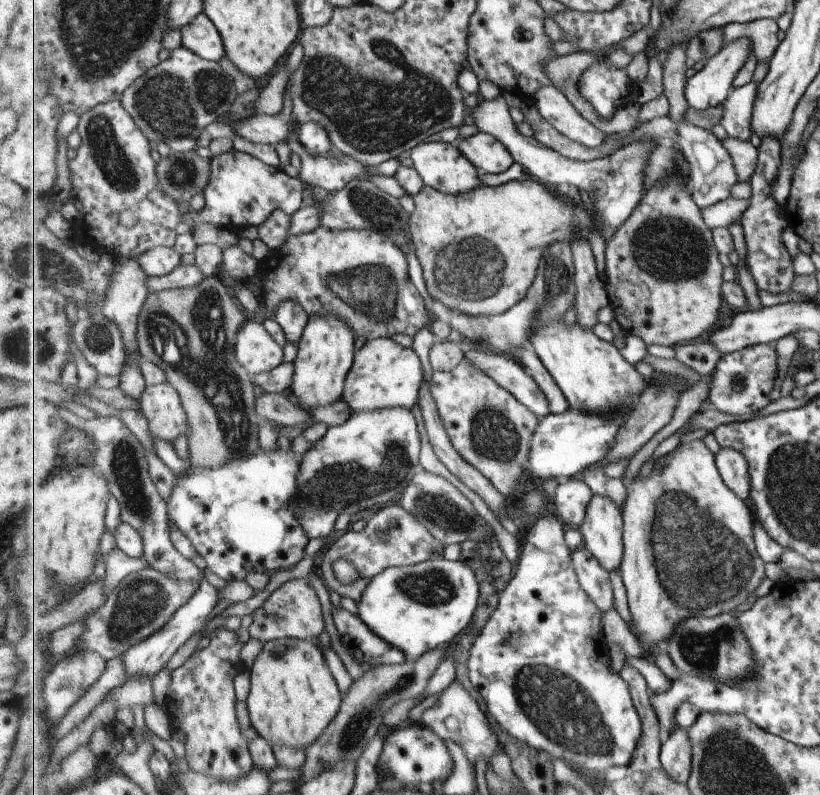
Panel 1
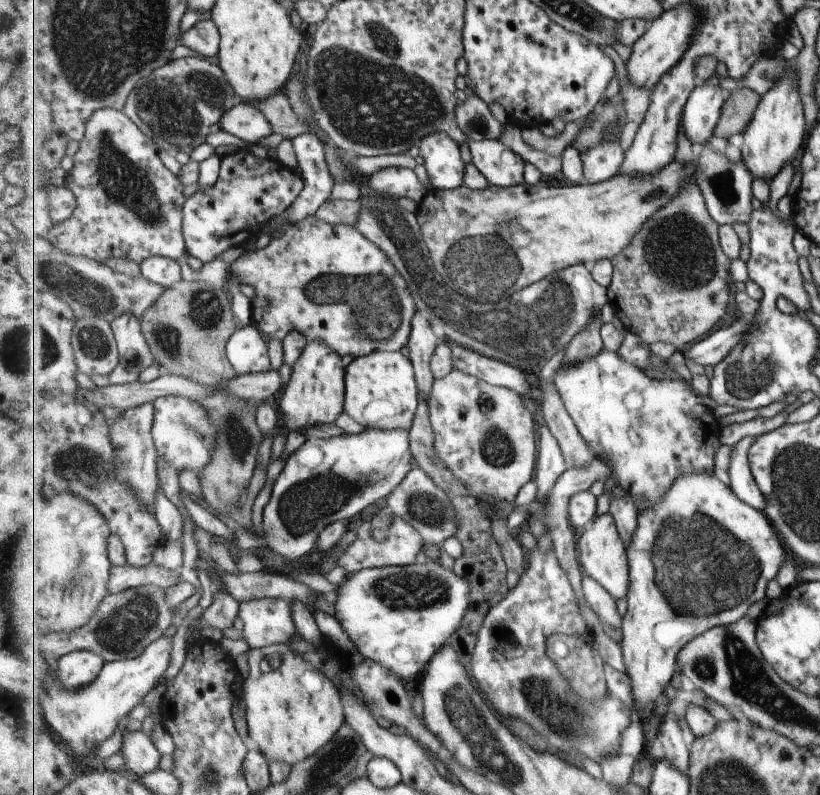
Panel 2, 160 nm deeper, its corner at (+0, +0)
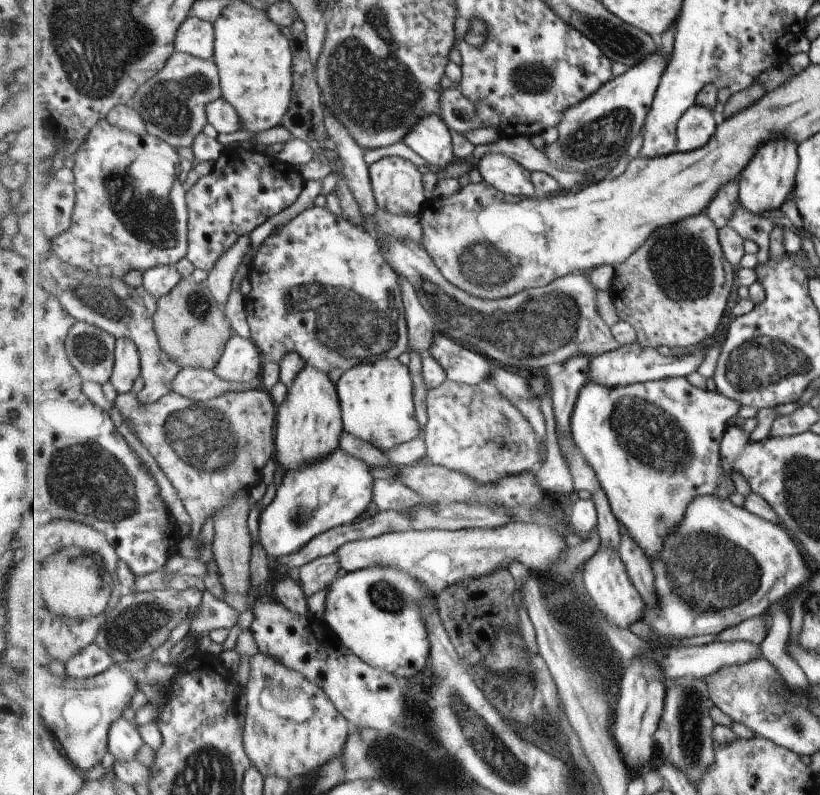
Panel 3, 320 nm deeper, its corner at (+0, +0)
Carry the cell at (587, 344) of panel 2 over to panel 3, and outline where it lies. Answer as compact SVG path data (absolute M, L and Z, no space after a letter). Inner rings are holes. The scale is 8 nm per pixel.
M587 355L573 357L563 364L564 369L560 373L550 378L555 430L560 429L563 435L572 425L572 414L581 389L588 382L588 368L592 358Z

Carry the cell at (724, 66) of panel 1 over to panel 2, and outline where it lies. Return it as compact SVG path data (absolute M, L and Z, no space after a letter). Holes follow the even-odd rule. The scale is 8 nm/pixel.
M707 82L697 87L687 101L681 125L697 147L716 141L714 136L727 99L727 92Z

